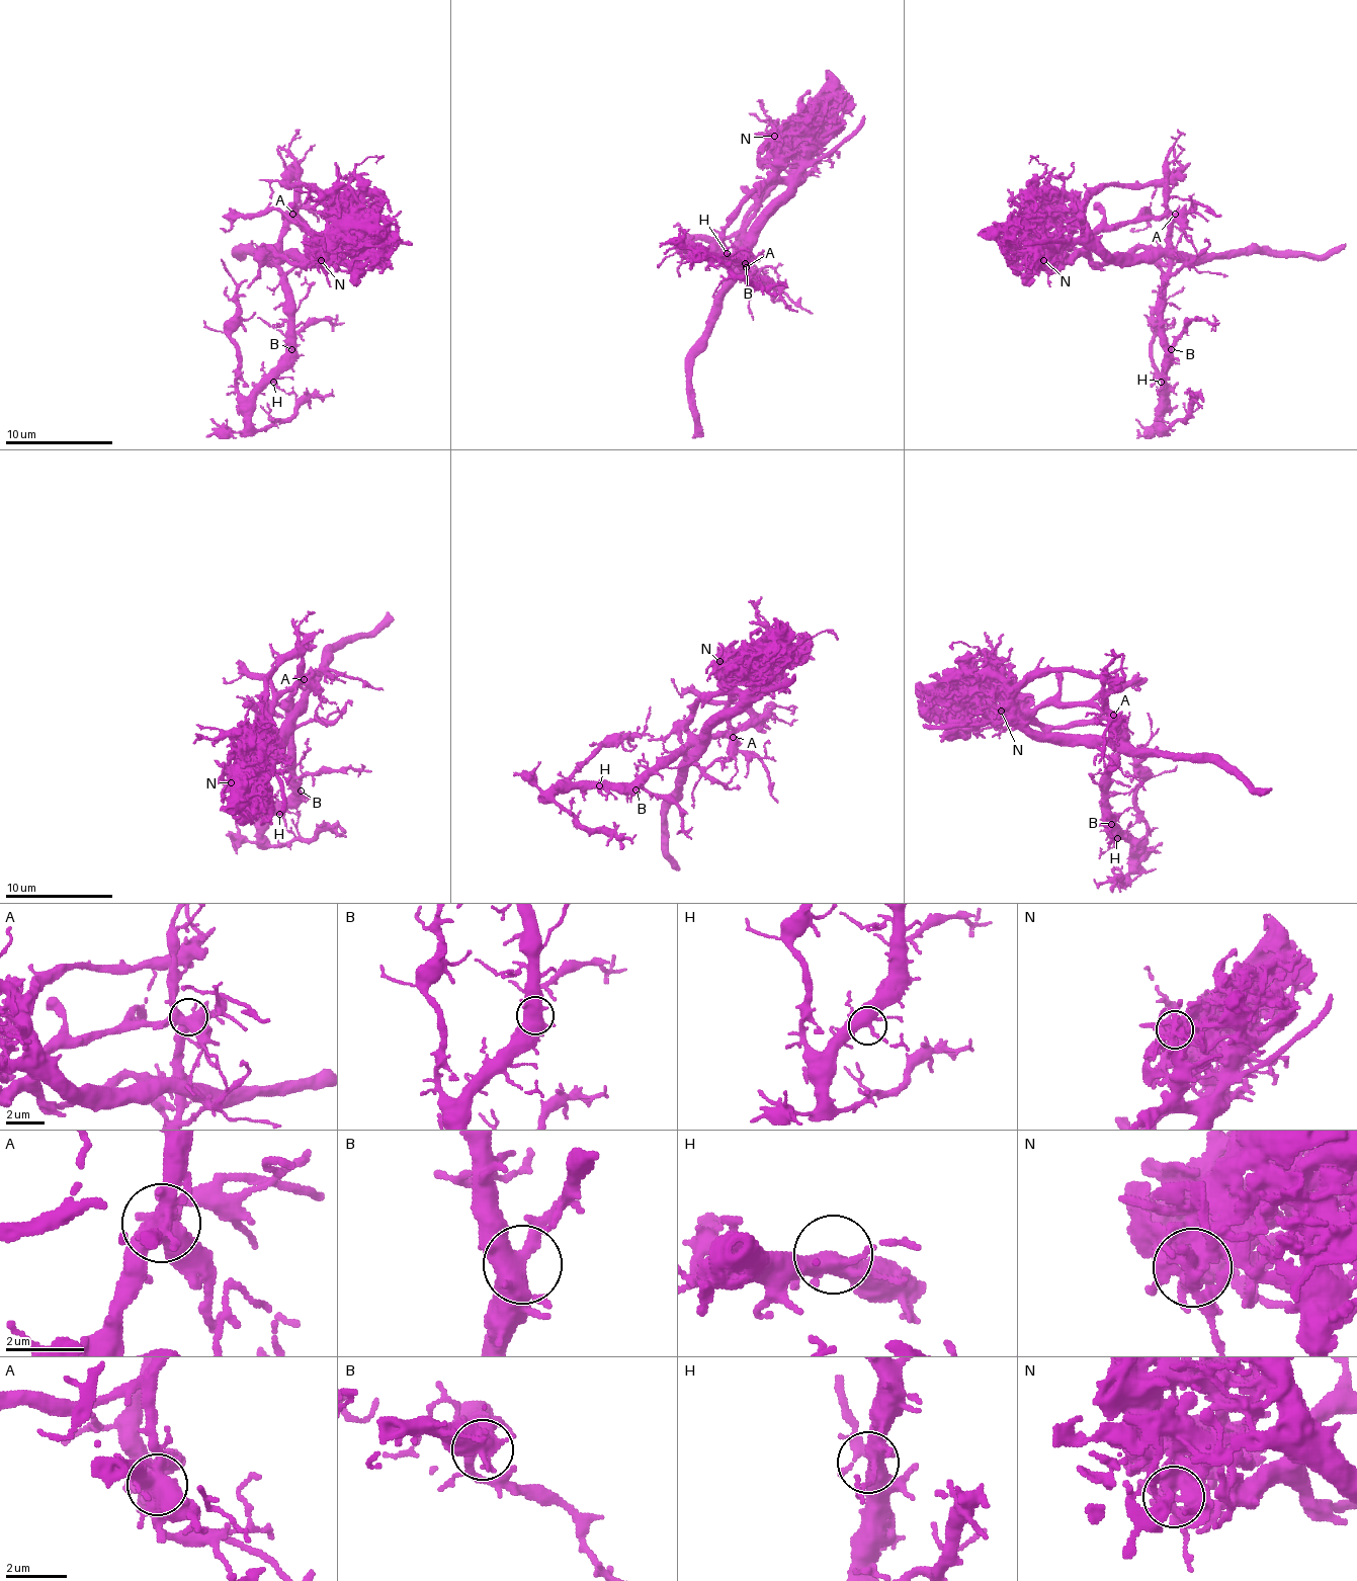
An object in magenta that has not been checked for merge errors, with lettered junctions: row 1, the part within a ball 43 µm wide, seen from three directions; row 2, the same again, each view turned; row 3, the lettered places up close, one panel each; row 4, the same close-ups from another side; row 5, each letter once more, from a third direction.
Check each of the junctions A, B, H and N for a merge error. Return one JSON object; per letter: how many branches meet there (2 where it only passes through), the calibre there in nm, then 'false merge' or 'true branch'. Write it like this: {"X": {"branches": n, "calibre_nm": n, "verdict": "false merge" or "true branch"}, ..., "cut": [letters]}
{"A": {"branches": 6, "calibre_nm": 550, "verdict": "false merge"}, "B": {"branches": 7, "calibre_nm": 550, "verdict": "true branch"}, "H": {"branches": 5, "calibre_nm": 420, "verdict": "true branch"}, "N": {"branches": 5, "calibre_nm": 320, "verdict": "false merge"}, "cut": ["A", "N"]}

